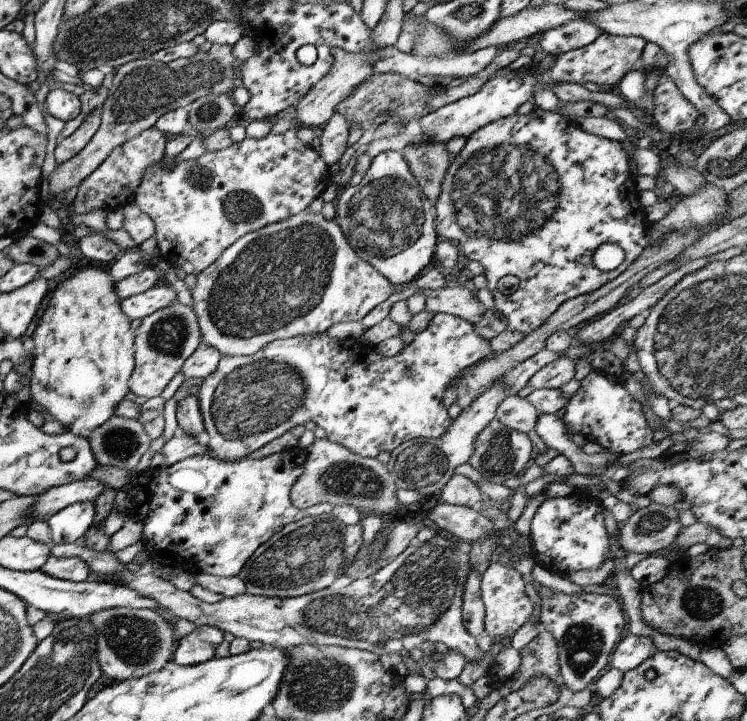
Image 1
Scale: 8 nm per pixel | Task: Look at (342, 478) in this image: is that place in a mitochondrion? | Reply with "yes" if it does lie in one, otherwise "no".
yes

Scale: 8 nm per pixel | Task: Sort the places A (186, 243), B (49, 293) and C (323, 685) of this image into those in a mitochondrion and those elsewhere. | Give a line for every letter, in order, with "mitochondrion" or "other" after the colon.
A: other
B: other
C: mitochondrion

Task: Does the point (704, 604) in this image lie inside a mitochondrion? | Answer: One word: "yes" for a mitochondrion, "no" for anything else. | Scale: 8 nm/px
yes

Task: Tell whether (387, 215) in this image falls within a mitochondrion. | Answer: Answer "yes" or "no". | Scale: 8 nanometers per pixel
yes

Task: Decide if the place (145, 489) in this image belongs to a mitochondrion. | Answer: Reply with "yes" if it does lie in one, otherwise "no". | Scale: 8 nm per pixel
no

